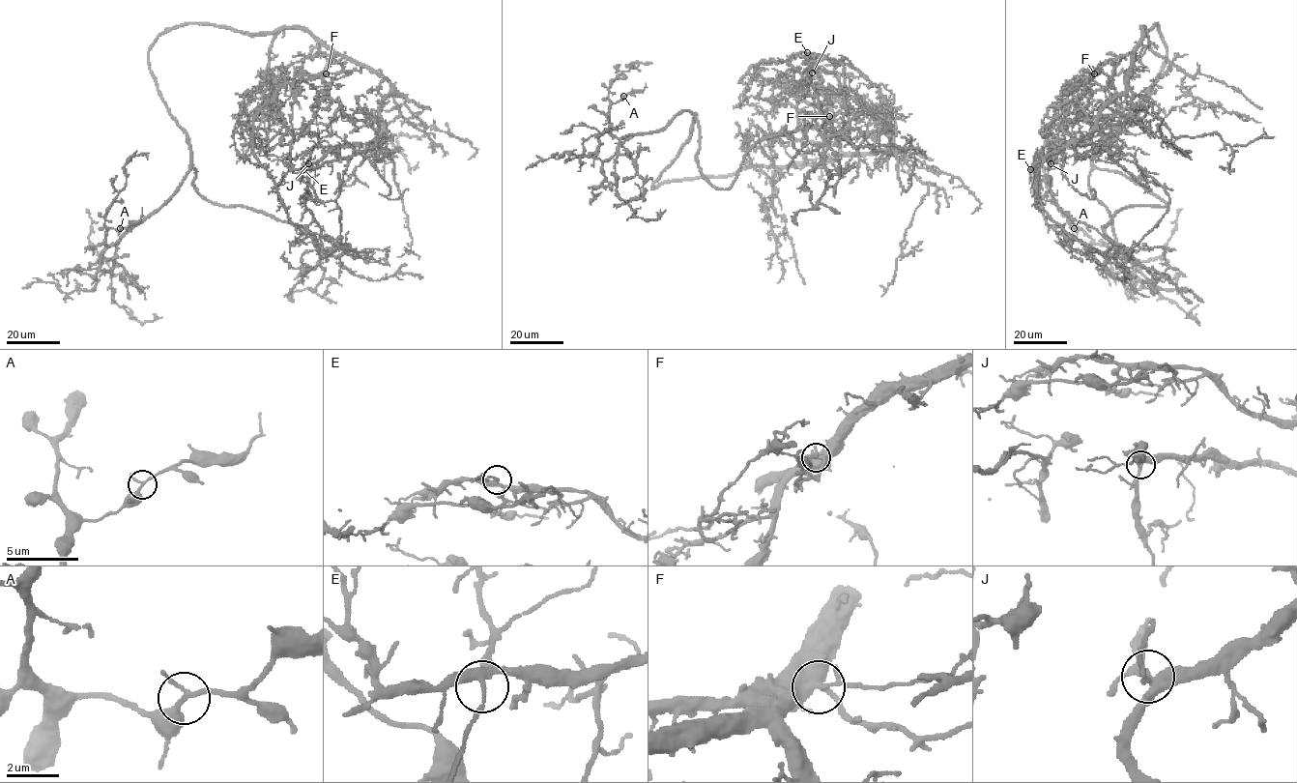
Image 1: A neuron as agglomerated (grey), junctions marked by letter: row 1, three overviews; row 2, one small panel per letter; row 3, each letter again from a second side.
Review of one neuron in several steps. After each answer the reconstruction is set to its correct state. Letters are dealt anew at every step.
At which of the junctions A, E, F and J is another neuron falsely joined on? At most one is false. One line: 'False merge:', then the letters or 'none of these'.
False merge: F

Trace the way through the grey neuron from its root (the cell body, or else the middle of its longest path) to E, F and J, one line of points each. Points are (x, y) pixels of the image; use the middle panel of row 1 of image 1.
E: (801, 129), (812, 126), (828, 136), (841, 134), (849, 125), (844, 67), (834, 59), (807, 52)
F: (801, 129), (835, 132), (814, 87), (795, 69), (761, 61), (763, 77), (829, 116)
J: (801, 129), (812, 126), (826, 143), (823, 110), (816, 87), (809, 79), (810, 70), (812, 72)

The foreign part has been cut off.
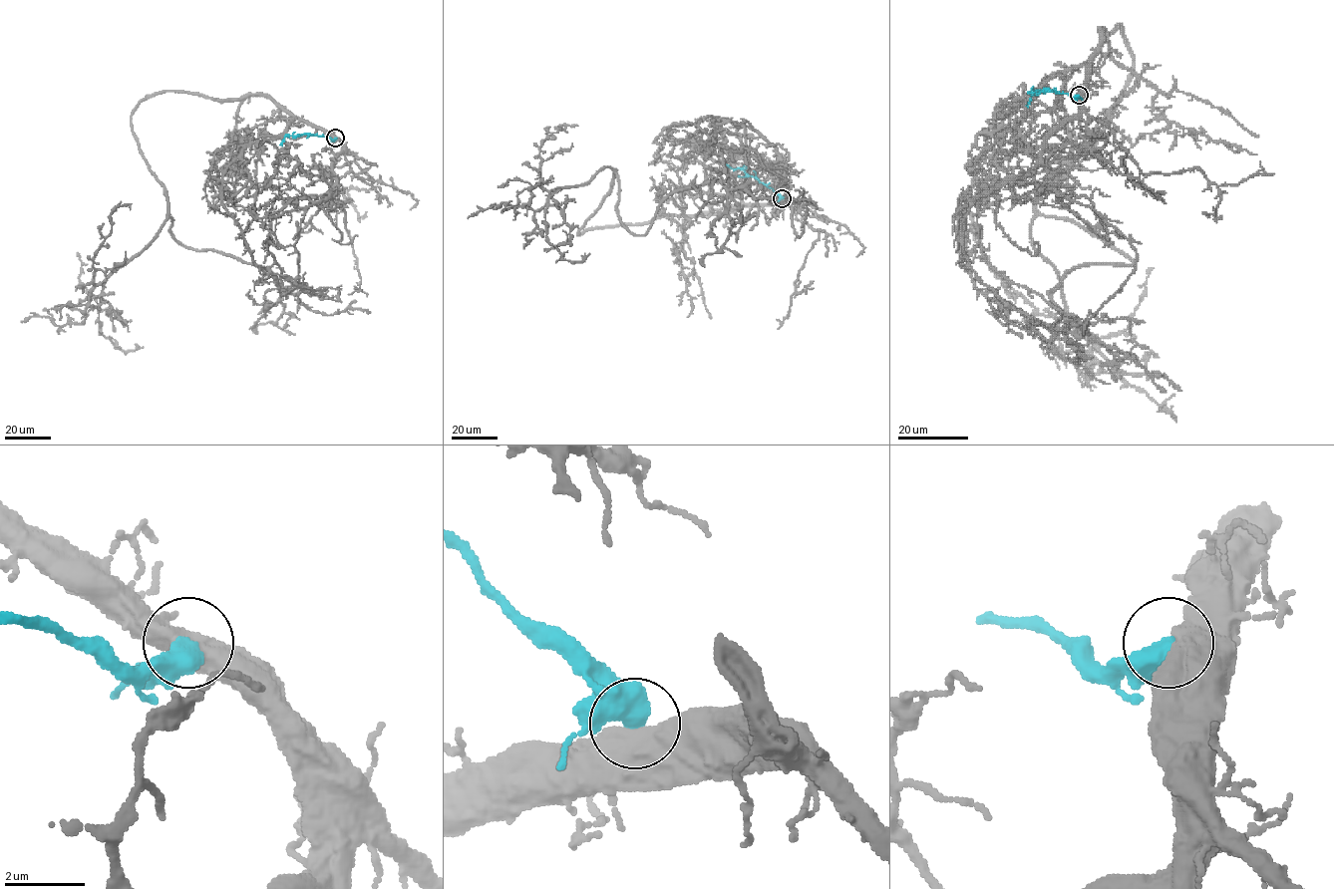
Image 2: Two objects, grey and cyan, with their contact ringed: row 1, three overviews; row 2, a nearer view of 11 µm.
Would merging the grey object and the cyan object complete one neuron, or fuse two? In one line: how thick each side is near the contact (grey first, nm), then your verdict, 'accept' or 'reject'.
750/600 nm | reject

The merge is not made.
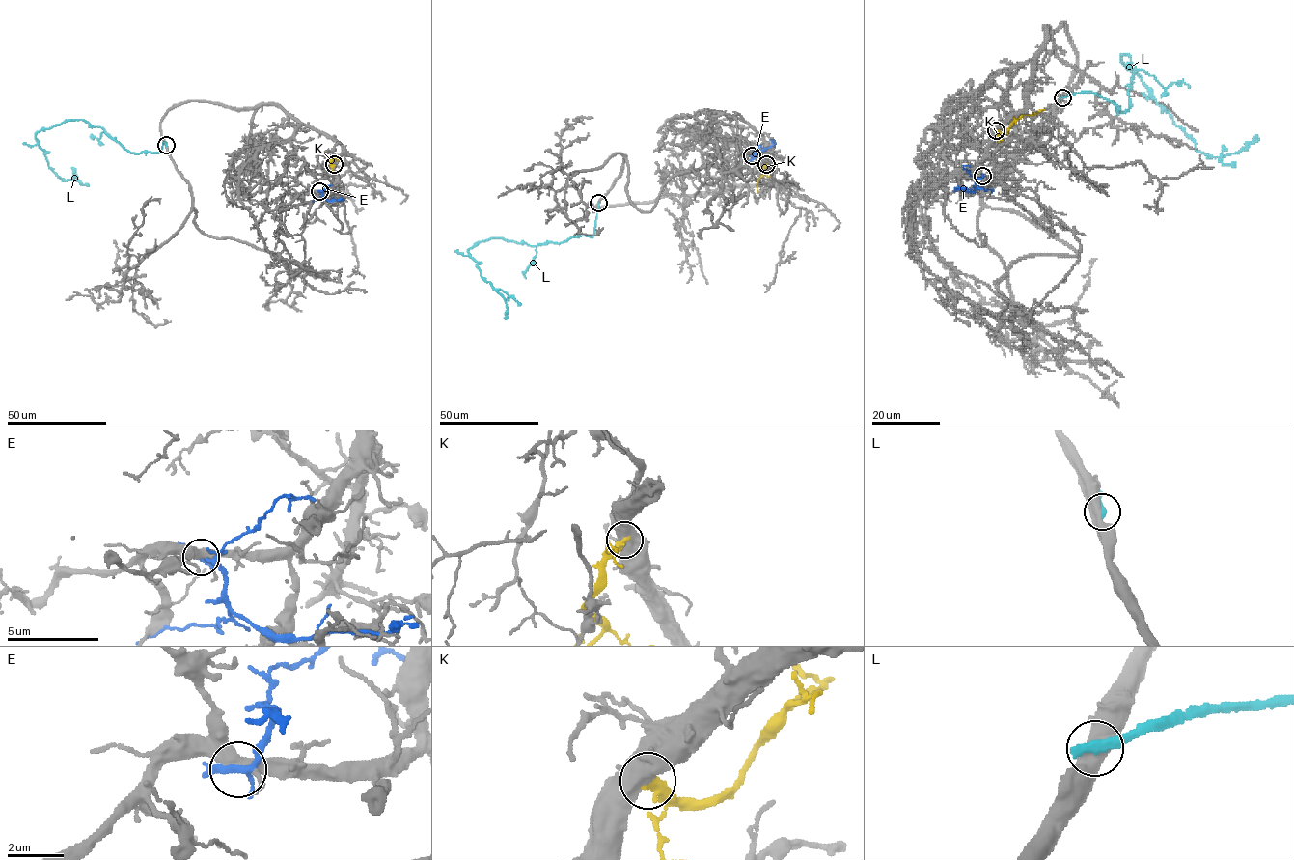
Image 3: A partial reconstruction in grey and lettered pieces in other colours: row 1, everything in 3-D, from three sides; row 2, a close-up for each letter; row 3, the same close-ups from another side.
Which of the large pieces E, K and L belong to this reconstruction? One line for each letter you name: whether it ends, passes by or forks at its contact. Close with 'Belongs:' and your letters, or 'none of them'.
Belongs: none of them

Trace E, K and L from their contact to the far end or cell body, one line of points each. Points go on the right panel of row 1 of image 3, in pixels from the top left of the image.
E: (982, 176), (976, 180), (973, 191), (954, 188), (957, 187)
K: (996, 130), (1004, 133), (1023, 115), (1044, 110)
L: (1062, 97), (1097, 93), (1125, 112), (1135, 69), (1127, 54), (1122, 62), (1196, 150), (1224, 156), (1257, 135)

